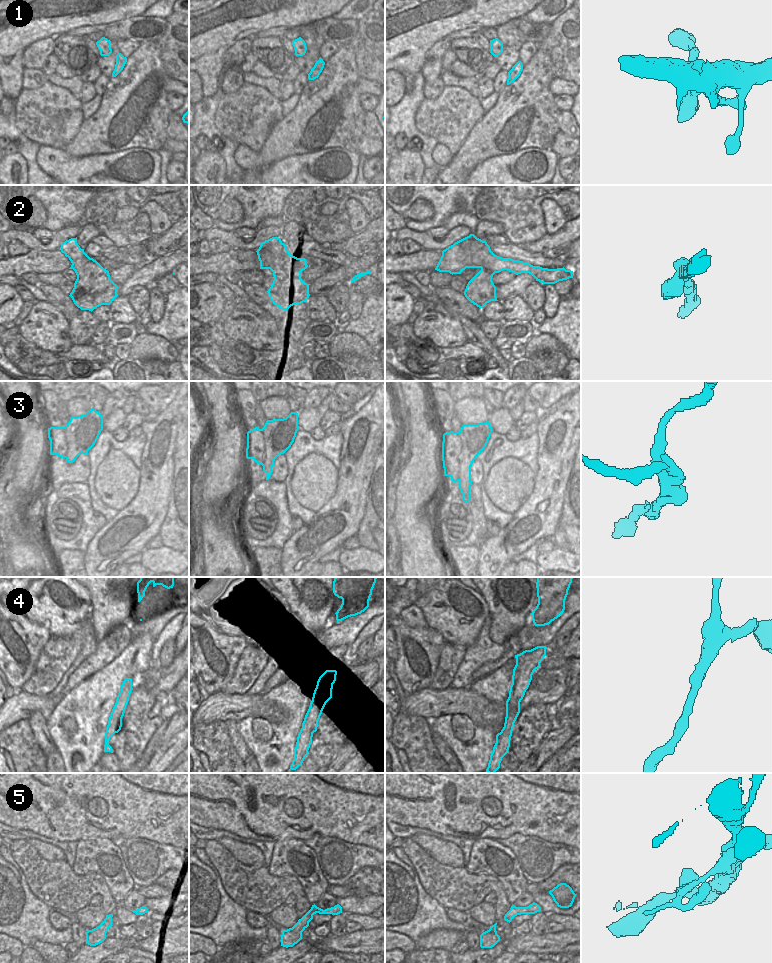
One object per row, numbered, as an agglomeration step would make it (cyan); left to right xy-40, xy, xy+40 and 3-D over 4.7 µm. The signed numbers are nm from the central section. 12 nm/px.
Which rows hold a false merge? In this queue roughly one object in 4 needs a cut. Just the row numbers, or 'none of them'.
3.

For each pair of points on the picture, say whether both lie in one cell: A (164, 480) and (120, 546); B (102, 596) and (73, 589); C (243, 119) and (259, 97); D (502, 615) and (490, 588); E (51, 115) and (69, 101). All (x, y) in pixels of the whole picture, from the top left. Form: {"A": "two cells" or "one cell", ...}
{"A": "one cell", "B": "two cells", "C": "one cell", "D": "one cell", "E": "one cell"}

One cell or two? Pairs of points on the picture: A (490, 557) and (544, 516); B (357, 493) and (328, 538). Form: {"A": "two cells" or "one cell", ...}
{"A": "one cell", "B": "one cell"}

